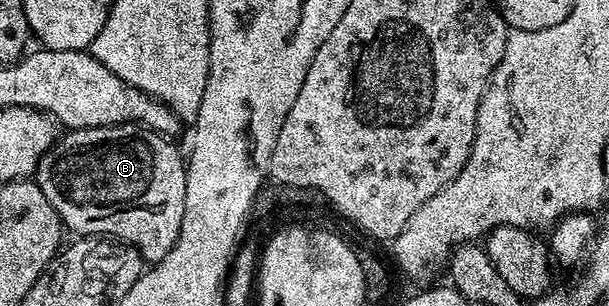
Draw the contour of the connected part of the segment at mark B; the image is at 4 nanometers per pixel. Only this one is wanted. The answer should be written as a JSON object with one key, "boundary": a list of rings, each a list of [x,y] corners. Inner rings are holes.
{"boundary":[[[136,123],[84,127],[78,131],[69,129],[39,161],[35,181],[68,230],[70,227],[81,237],[108,237],[128,243],[141,254],[146,264],[152,265],[171,253],[183,221],[187,163],[173,143],[176,142],[172,138],[139,127]]]}

